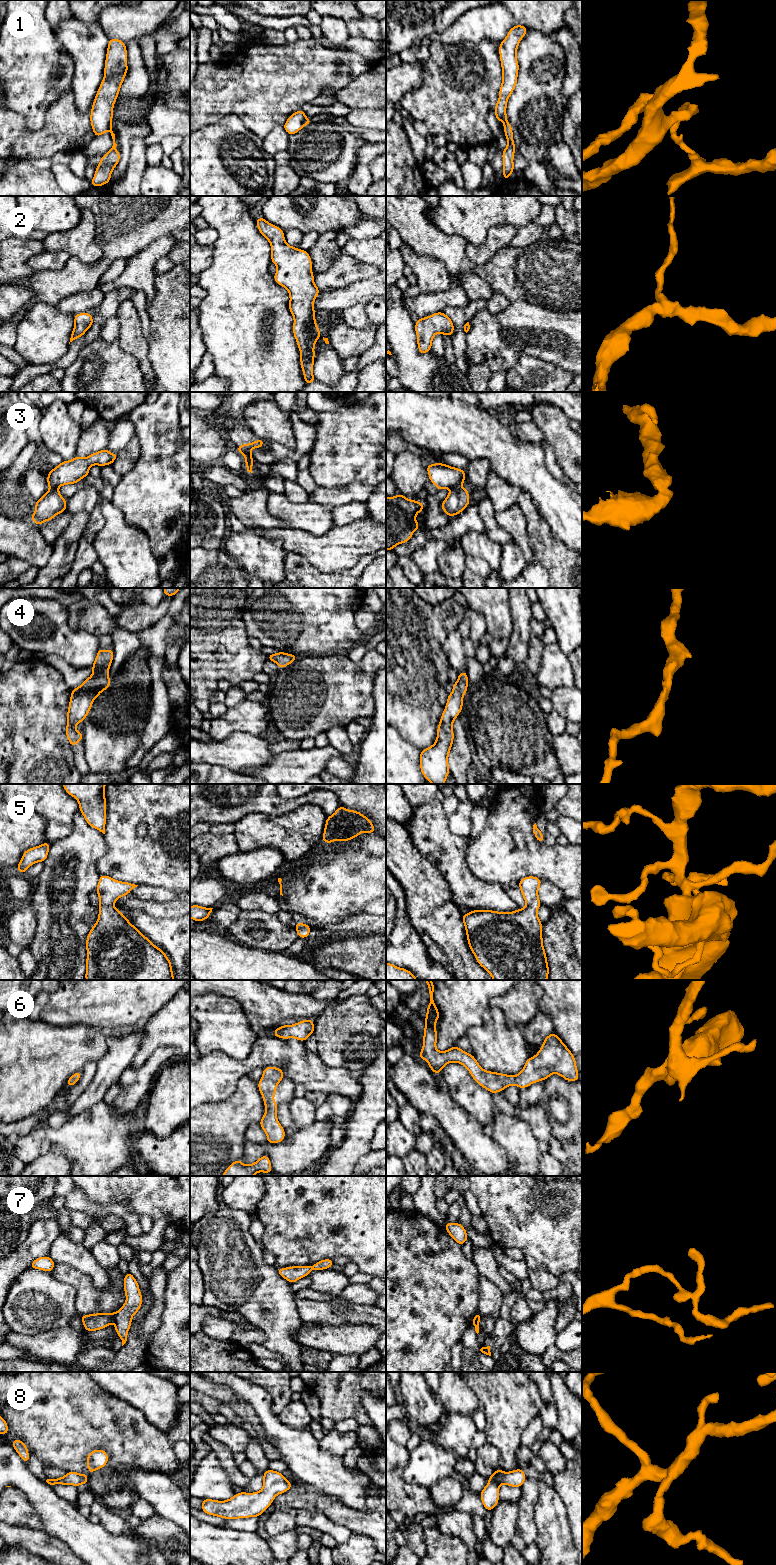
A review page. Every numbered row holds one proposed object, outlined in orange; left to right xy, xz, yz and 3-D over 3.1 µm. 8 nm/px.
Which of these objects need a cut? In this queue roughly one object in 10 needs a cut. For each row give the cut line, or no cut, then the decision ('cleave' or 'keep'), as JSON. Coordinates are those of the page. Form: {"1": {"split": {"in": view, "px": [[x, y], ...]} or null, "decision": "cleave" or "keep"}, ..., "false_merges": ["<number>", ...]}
{"1": {"split": {"in": "xy", "px": [[110, 123], [108, 130]]}, "decision": "cleave"}, "2": {"split": null, "decision": "keep"}, "3": {"split": {"in": "xy", "px": [[50, 487], [57, 488]]}, "decision": "cleave"}, "4": {"split": null, "decision": "keep"}, "5": {"split": null, "decision": "keep"}, "6": {"split": null, "decision": "keep"}, "7": {"split": {"in": "xy", "px": [[116, 1313], [113, 1321]]}, "decision": "cleave"}, "8": {"split": null, "decision": "keep"}, "false_merges": ["1", "3", "7"]}

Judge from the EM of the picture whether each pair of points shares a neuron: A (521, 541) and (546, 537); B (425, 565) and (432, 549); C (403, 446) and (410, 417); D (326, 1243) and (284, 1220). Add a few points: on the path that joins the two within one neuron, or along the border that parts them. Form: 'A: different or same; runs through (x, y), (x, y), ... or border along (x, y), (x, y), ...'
A: different; border along (525, 517), (529, 543), (535, 560)
B: same; runs through (427, 561), (430, 553)
C: different; border along (396, 432), (405, 440), (426, 449)
D: same; runs through (316, 1233), (303, 1220), (294, 1220)

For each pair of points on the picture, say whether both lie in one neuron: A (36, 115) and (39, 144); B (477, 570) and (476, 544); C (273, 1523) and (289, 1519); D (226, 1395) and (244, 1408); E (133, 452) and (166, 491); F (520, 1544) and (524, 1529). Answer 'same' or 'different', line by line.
A: different
B: different
C: same
D: same
E: different
F: same

